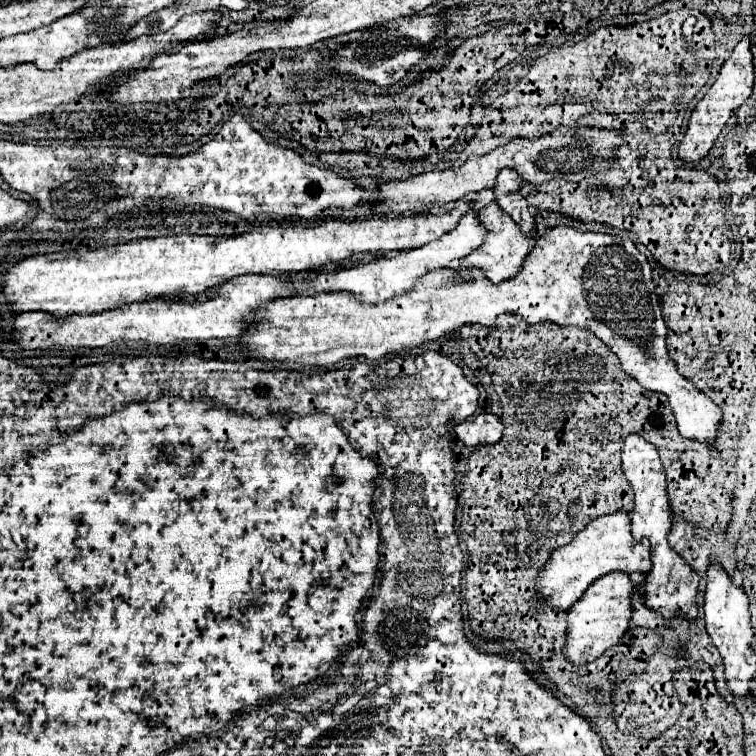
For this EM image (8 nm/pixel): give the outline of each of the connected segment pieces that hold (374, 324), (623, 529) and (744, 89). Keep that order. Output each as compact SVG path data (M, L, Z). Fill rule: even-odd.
M561 225L549 229L541 239L537 239L537 245L525 257L521 271L509 281L493 285L491 281L485 281L485 277L477 277L477 273L473 273L473 281L451 283L451 277L453 269L431 271L423 275L405 295L397 295L381 303L365 303L347 291L309 293L289 299L267 301L257 309L257 313L253 313L253 319L247 323L245 333L239 337L239 345L245 351L249 351L249 357L261 361L289 361L299 363L303 367L331 367L337 361L349 357L363 355L367 359L381 359L387 355L397 355L425 345L429 341L435 341L441 335L467 323L491 327L497 315L501 313L521 315L527 323L551 321L563 327L585 327L591 333L595 333L621 359L623 371L637 379L641 387L667 395L677 421L677 429L683 437L705 445L713 445L717 441L717 431L723 413L705 393L701 393L691 381L687 381L677 371L675 361L669 357L665 343L667 327L661 315L655 285L651 281L651 267L647 263L647 257L635 247L631 239L591 231L581 233L573 227Z
M617 511L613 515L603 515L591 521L583 531L579 531L569 545L563 545L551 553L547 563L537 575L535 591L541 595L539 599L545 601L551 609L567 611L581 593L599 577L611 571L631 573L649 573L651 559L649 559L649 541L635 541L629 529L629 515L625 511Z
M743 37L741 43L735 47L733 55L729 57L729 61L721 67L719 77L713 83L713 87L707 91L707 95L697 103L695 111L691 113L685 139L681 141L679 151L677 151L679 159L685 163L697 163L703 157L707 157L709 149L717 141L717 137L719 137L721 129L725 127L725 123L729 121L729 117L749 99L751 89L753 89L753 57L749 51L749 37Z

